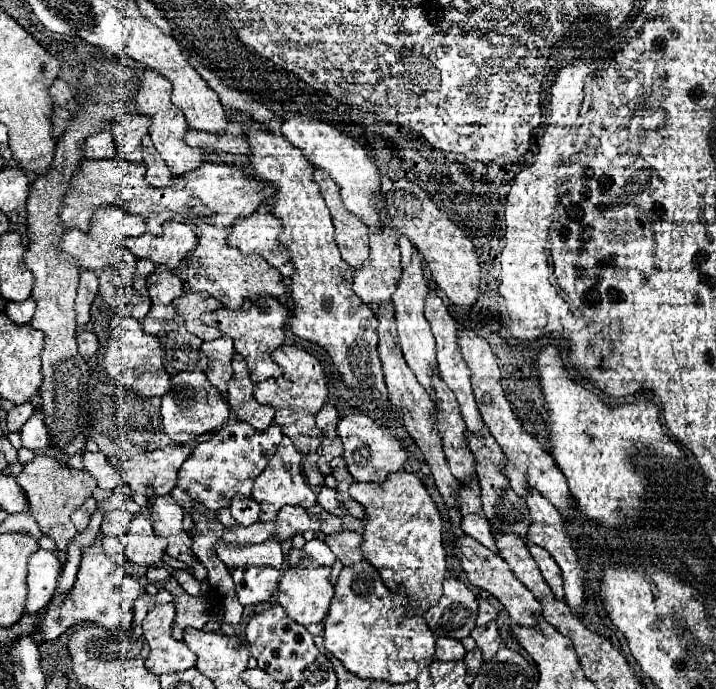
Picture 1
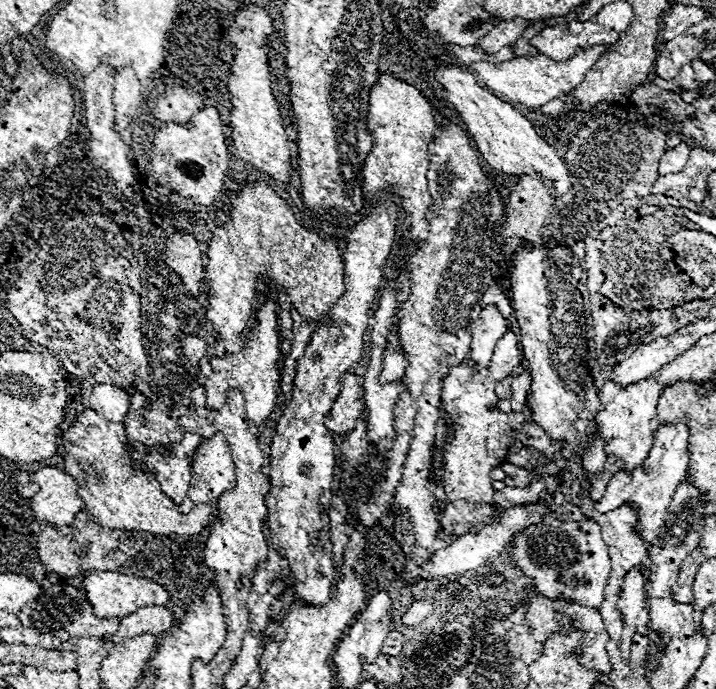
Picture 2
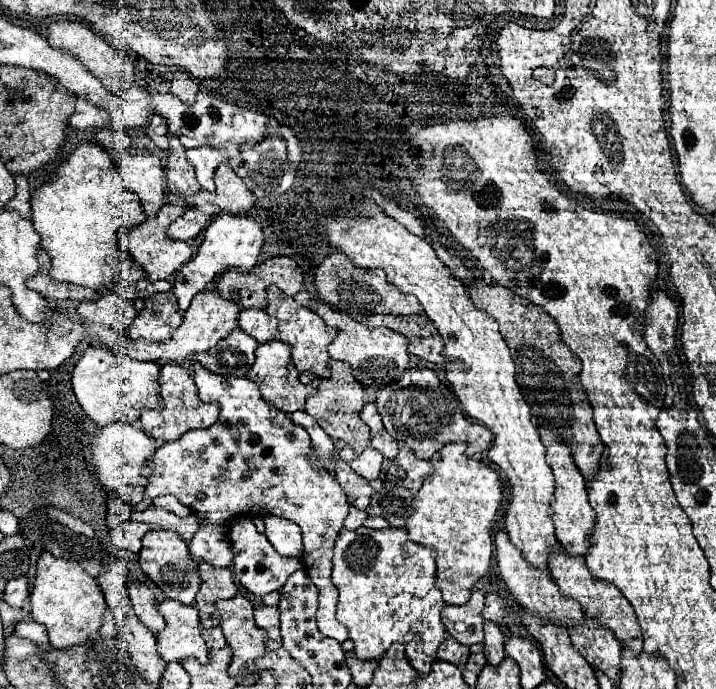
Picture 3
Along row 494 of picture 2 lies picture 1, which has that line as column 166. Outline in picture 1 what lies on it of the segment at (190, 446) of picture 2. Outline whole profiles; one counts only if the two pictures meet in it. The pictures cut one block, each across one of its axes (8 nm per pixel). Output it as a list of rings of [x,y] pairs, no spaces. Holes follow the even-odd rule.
[[[149,135],[143,138],[140,146],[142,146],[143,164],[146,168],[148,184],[152,184],[154,188],[168,188],[164,186],[168,186],[171,182],[170,186],[176,186],[176,178],[180,177],[170,176],[170,170],[166,168],[164,160],[156,156],[156,149]]]

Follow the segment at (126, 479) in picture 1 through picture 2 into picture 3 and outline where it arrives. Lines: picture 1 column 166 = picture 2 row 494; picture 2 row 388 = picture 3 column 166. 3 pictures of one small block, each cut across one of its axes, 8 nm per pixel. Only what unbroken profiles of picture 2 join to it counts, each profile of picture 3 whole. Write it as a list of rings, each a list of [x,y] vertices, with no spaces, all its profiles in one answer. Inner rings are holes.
[[[194,362],[194,382],[198,386],[198,396],[204,402],[218,402],[220,404],[220,416],[214,426],[208,430],[192,430],[186,432],[180,440],[166,442],[162,444],[154,456],[150,456],[150,472],[146,474],[148,486],[144,490],[146,496],[162,496],[162,494],[172,494],[180,500],[180,504],[188,506],[202,522],[204,530],[208,528],[208,537],[201,537],[199,531],[195,534],[188,546],[190,554],[208,562],[214,568],[228,568],[232,564],[232,548],[230,544],[224,544],[224,532],[228,530],[228,520],[236,516],[248,516],[254,510],[268,512],[280,518],[288,518],[294,524],[300,526],[302,530],[302,540],[304,540],[304,568],[312,582],[316,584],[320,596],[318,596],[318,612],[316,612],[316,622],[318,630],[334,638],[338,642],[344,642],[348,638],[348,632],[342,624],[336,620],[336,602],[338,602],[338,590],[330,580],[332,574],[332,554],[334,554],[334,544],[338,538],[338,532],[344,528],[344,518],[348,516],[350,504],[348,496],[342,490],[342,486],[336,482],[334,474],[328,468],[314,468],[308,460],[312,446],[310,446],[310,436],[306,430],[300,426],[294,426],[290,416],[280,412],[278,408],[270,406],[258,386],[248,380],[248,378],[232,378],[232,376],[218,376],[202,368],[198,362]]]

